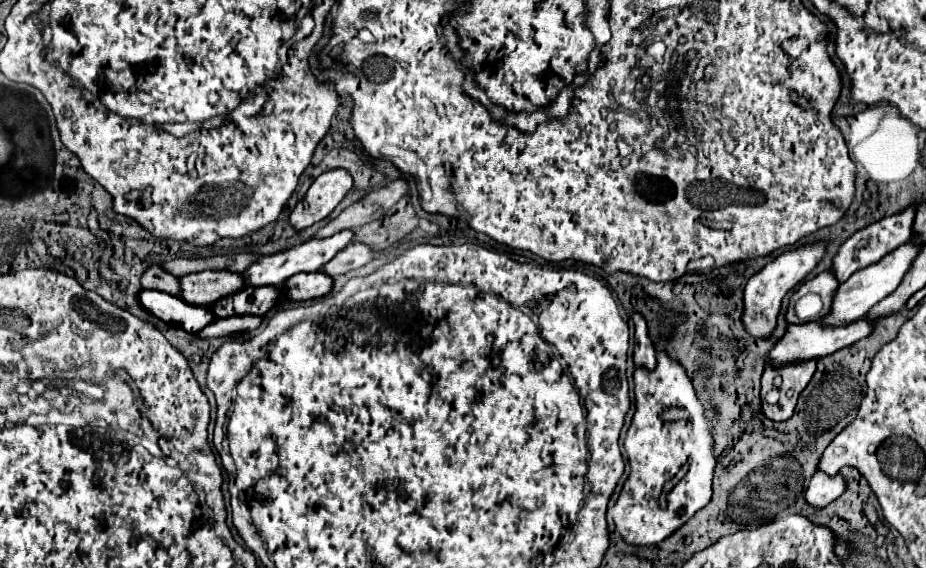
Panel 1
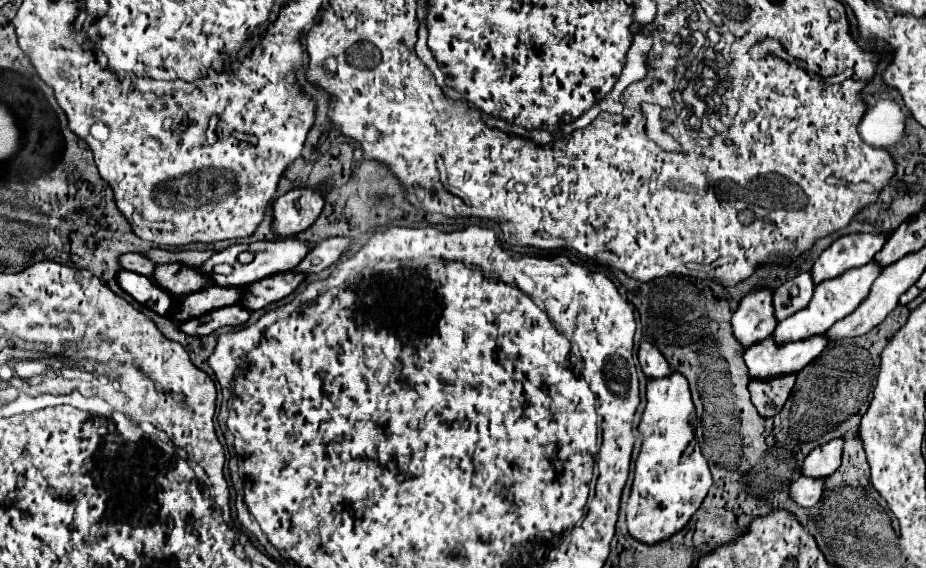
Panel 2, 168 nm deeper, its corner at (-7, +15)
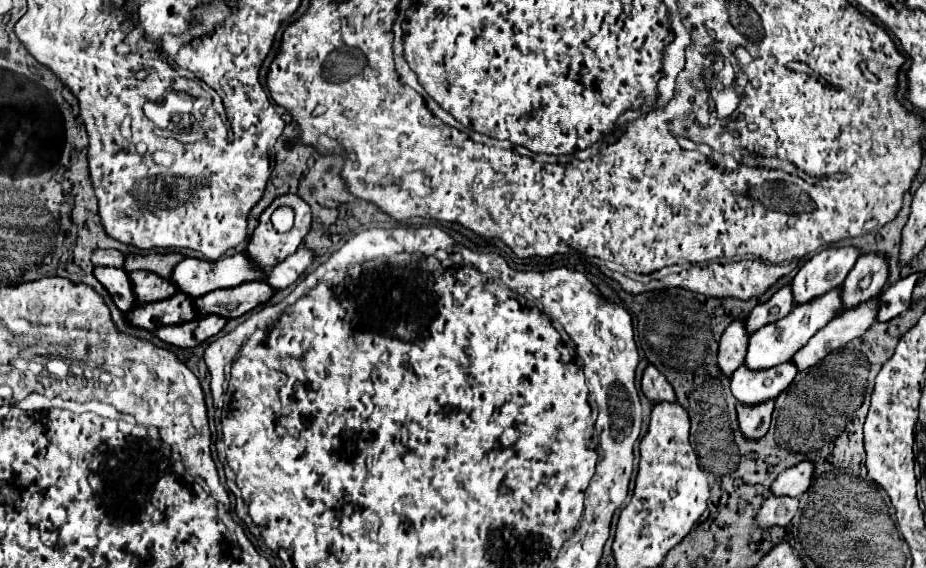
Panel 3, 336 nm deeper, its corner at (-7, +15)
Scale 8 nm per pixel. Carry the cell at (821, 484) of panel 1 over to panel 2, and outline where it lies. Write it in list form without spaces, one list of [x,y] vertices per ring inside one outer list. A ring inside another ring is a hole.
[[[801,476],[799,480],[789,484],[789,498],[803,508],[813,508],[821,500],[823,484],[825,480],[807,480],[805,476]]]

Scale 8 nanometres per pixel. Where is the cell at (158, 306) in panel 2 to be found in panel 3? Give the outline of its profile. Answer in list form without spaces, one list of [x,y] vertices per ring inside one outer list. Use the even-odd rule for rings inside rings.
[[[95,268],[95,278],[109,290],[119,310],[129,312],[131,308],[137,308],[135,296],[131,294],[131,280],[127,280],[127,272],[117,268]]]

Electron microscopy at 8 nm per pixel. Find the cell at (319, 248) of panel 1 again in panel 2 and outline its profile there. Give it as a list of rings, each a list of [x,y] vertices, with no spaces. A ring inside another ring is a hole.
[[[271,240],[271,242],[251,242],[251,244],[235,244],[223,252],[217,252],[215,256],[211,256],[209,260],[205,260],[201,266],[199,266],[199,272],[203,276],[207,276],[213,284],[217,286],[223,286],[223,288],[233,288],[233,286],[243,286],[243,284],[251,284],[251,282],[257,282],[257,280],[263,280],[267,276],[275,276],[275,274],[281,274],[281,272],[291,272],[291,268],[295,268],[295,264],[299,264],[297,260],[303,258],[305,254],[309,252],[309,244],[307,242],[301,242],[301,240]],[[243,252],[249,252],[251,254],[251,262],[241,262],[239,256]],[[215,264],[231,264],[233,266],[233,272],[227,274],[227,276],[219,276],[219,274],[213,274],[213,266]]]

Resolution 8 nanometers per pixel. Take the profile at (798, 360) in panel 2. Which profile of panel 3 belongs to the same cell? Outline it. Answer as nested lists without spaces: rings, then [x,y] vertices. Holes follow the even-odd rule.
[[[795,362],[779,364],[775,368],[765,368],[763,372],[751,372],[745,364],[733,372],[731,392],[743,404],[759,404],[777,398],[797,376]]]

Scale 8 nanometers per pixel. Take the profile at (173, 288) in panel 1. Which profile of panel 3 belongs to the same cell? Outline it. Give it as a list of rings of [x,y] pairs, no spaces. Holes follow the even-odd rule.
[[[97,250],[93,252],[93,258],[91,258],[95,266],[111,266],[111,268],[123,268],[123,260],[125,260],[125,254],[121,254],[119,250]]]

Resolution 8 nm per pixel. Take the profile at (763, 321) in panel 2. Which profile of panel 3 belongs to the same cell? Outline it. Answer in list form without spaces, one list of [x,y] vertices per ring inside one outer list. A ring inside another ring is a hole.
[[[733,320],[721,336],[719,344],[719,368],[731,376],[747,356],[747,340],[751,334],[745,328],[745,320]]]

